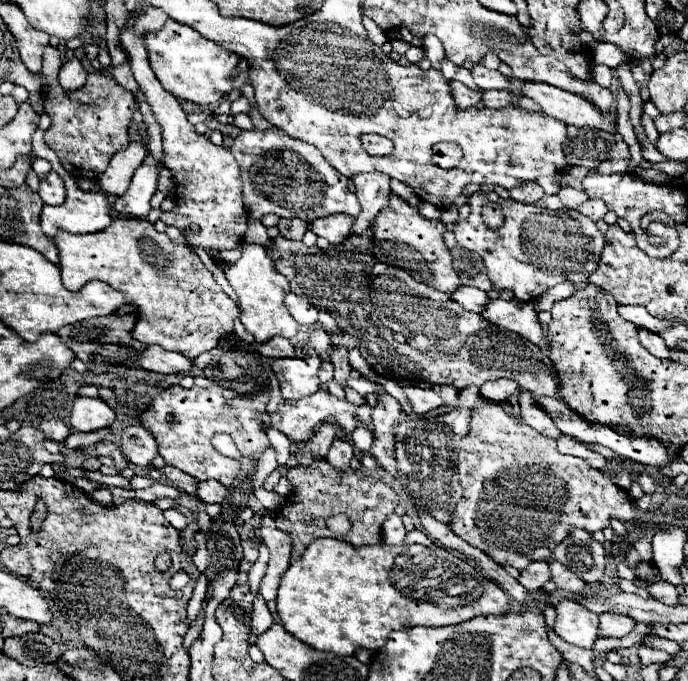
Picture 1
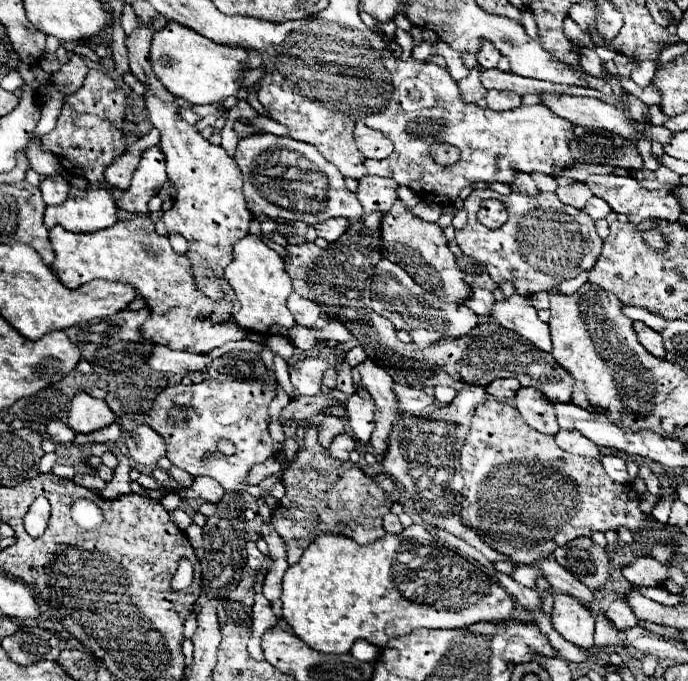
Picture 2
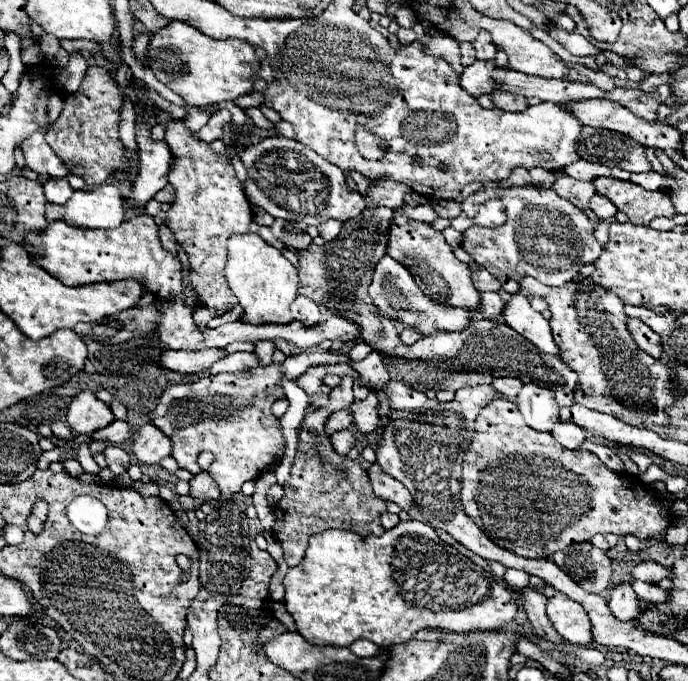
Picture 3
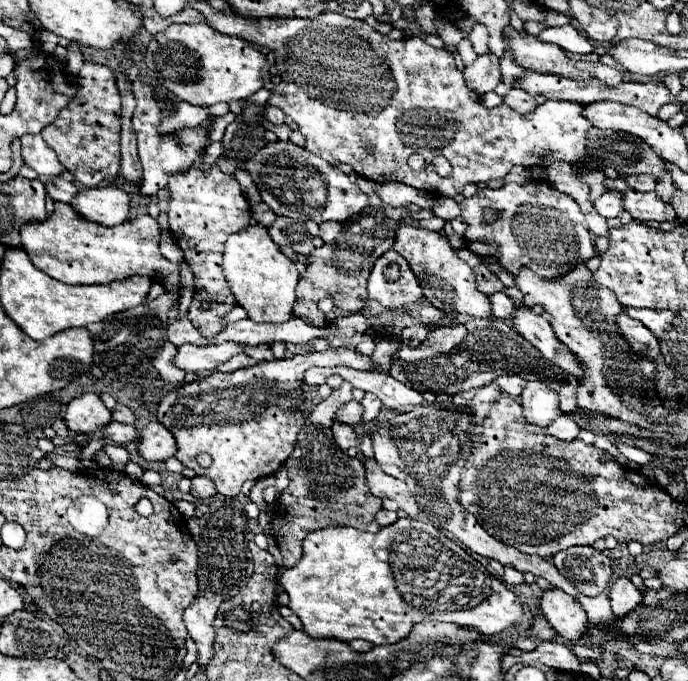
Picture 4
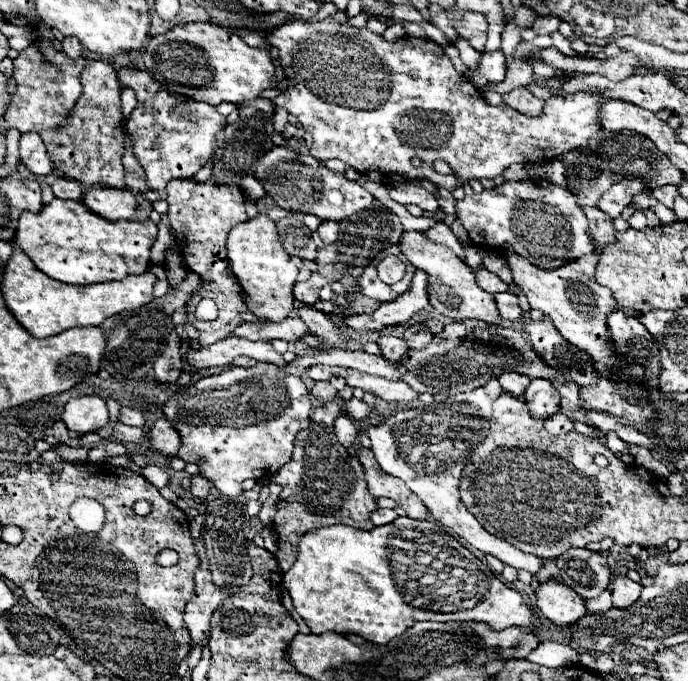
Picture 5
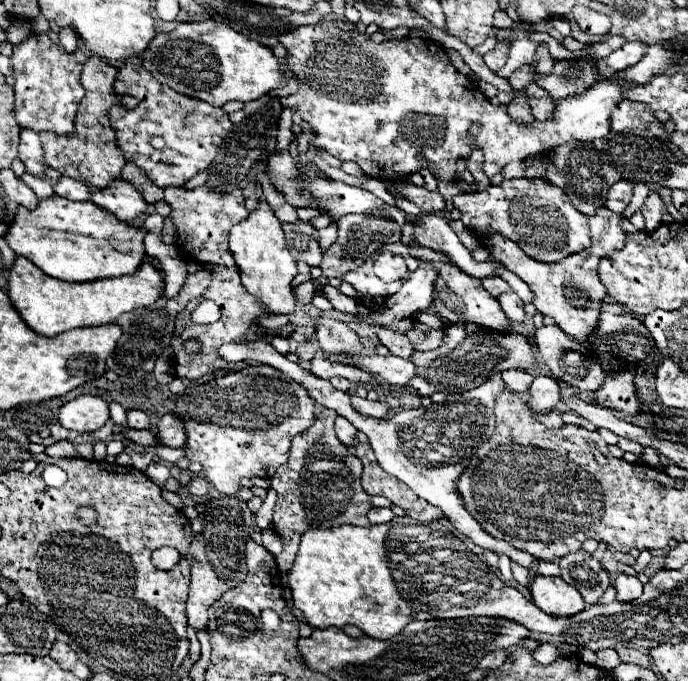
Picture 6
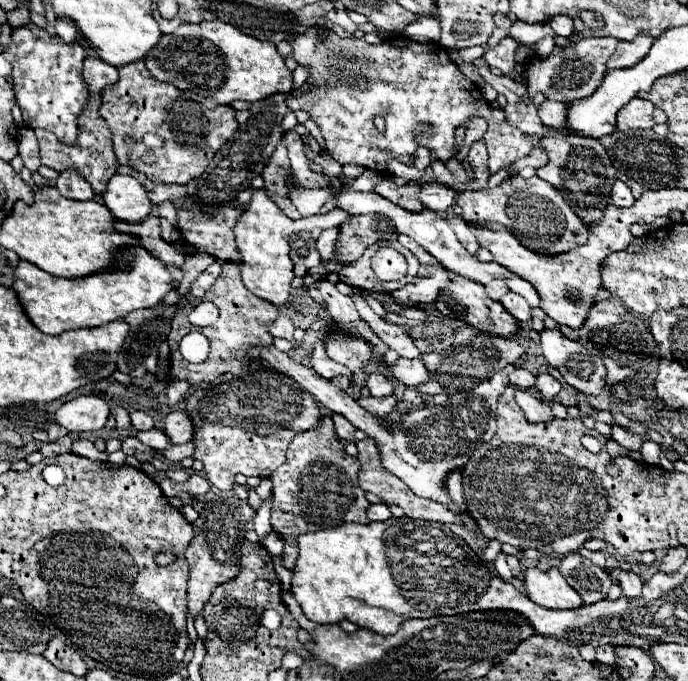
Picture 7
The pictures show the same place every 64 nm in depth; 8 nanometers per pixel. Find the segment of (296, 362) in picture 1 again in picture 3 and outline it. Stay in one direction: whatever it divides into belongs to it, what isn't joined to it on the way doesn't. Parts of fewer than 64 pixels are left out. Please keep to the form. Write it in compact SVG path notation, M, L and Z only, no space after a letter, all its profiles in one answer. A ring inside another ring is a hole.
M314 366L314 368L308 368L308 370L298 378L296 384L298 384L306 394L320 392L322 378L324 378L326 374L338 374L338 366Z

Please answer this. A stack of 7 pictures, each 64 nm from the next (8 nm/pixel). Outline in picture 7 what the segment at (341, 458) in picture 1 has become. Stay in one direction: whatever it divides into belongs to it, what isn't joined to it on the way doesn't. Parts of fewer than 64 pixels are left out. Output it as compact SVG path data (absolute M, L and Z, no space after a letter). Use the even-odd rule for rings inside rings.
M332 414L332 420L334 420L334 426L336 426L336 434L342 438L342 440L352 440L354 436L354 426L340 414Z

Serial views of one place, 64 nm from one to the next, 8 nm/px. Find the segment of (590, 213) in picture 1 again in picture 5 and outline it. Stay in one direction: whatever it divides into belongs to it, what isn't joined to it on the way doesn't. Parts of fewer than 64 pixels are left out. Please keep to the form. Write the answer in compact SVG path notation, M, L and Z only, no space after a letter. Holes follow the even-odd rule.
M622 180L618 184L612 184L610 190L600 198L598 208L604 210L608 216L618 218L622 211L632 200L632 196L636 196L636 192L640 192L644 184L640 180Z

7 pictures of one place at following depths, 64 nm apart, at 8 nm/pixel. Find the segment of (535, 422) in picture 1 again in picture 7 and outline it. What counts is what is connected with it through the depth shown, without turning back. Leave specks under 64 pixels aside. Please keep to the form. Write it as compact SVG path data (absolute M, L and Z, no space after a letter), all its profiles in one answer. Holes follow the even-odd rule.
M540 374L538 376L538 382L536 382L536 390L540 392L540 398L542 398L542 394L544 396L556 396L560 390L562 390L562 386L560 386L560 382L554 378L554 376L550 376L550 374Z

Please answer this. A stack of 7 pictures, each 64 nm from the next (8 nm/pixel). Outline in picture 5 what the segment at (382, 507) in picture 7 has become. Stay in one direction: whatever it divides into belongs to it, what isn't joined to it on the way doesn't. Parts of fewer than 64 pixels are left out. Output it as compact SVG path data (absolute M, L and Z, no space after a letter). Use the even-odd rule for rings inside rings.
M374 510L370 518L372 518L372 522L374 522L376 526L384 526L384 524L390 524L396 516L398 516L398 514L396 514L394 510Z

